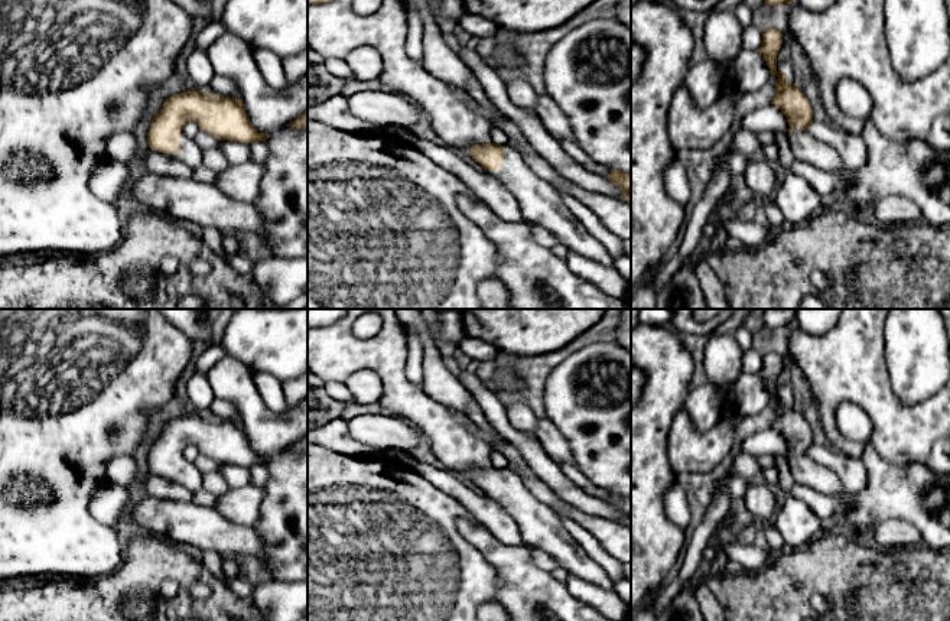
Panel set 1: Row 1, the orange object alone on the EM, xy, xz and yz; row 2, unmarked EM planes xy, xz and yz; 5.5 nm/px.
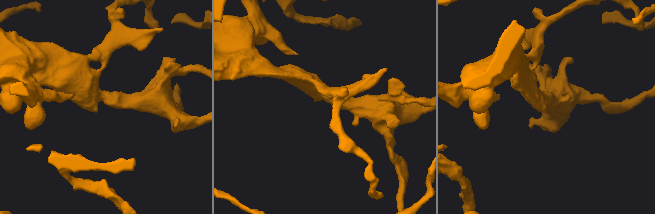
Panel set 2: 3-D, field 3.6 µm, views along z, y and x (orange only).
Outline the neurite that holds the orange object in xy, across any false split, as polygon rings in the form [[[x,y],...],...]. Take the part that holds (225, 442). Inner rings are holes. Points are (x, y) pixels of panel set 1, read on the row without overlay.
[[[188,414],[169,420],[150,446],[147,468],[195,492],[204,488],[204,474],[189,462],[182,451],[195,445],[219,464],[240,466],[266,465],[270,459],[258,456],[237,422],[217,420],[204,414]]]

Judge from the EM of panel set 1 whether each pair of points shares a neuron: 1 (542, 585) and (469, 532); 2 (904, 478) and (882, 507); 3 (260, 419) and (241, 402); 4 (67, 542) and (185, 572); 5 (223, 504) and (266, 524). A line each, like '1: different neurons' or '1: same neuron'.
1: same neuron
2: same neuron
3: same neuron
4: different neurons
5: different neurons

